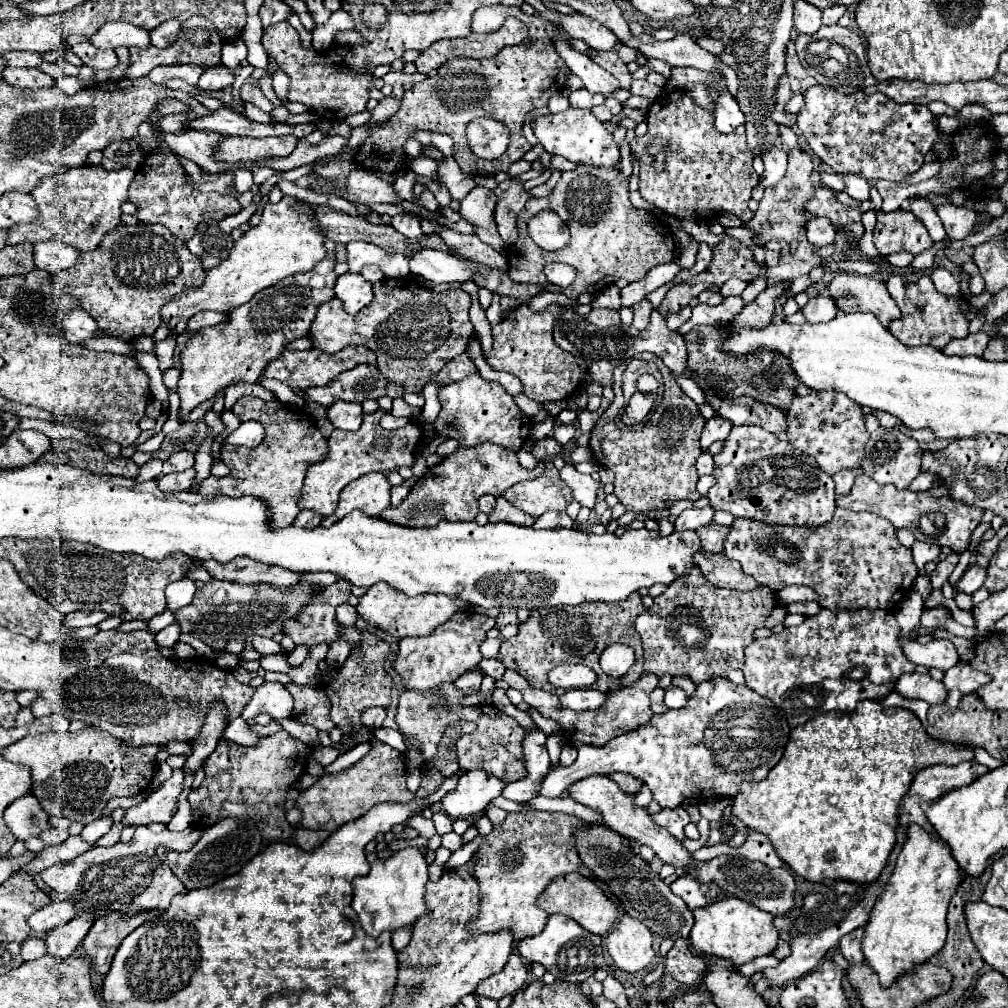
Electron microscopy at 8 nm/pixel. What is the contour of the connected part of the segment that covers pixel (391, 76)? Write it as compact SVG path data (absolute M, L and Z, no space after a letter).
M403 70L401 71L389 71L386 75L382 77L386 84L394 85L396 83L411 83L416 84L422 82L427 78L427 75L415 72L413 74L406 74Z

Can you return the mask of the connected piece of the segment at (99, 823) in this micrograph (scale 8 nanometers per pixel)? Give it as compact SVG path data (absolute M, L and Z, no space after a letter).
M108 814L108 816L102 816L100 820L94 820L88 826L84 826L84 830L80 832L80 836L88 844L96 844L96 840L100 840L104 834L108 834L110 828L112 828L112 816Z

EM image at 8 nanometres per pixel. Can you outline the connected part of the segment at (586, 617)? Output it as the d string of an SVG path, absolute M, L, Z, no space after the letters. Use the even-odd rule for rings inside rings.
M638 592L630 594L630 598L626 598L624 602L616 602L616 606L604 606L604 602L596 602L596 606L560 606L560 610L538 608L530 614L528 622L520 624L520 632L514 638L510 638L508 642L502 644L502 648L498 652L498 660L508 670L514 670L520 676L524 676L532 688L548 690L552 694L560 694L558 688L550 688L550 682L546 678L548 670L552 670L558 664L568 662L568 656L564 654L564 646L580 646L580 644L584 644L586 640L592 638L592 640L596 640L598 646L592 654L588 654L584 658L584 664L590 666L592 670L596 670L596 674L598 674L598 682L594 684L594 688L608 692L608 690L612 690L614 684L616 686L628 686L628 684L636 682L636 678L640 678L640 674L642 674L642 662L644 662L642 660L642 640L640 640L640 634L634 628L634 620L642 612L644 612L644 606L642 606L642 598L640 598ZM612 642L628 644L630 648L634 648L634 654L636 654L632 668L620 680L606 676L600 670L600 664L598 664L598 656Z

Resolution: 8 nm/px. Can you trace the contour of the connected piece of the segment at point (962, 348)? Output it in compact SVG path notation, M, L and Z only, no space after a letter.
M976 332L976 334L968 334L966 338L952 338L942 352L946 356L982 356L982 352L988 346L990 336L986 332Z

